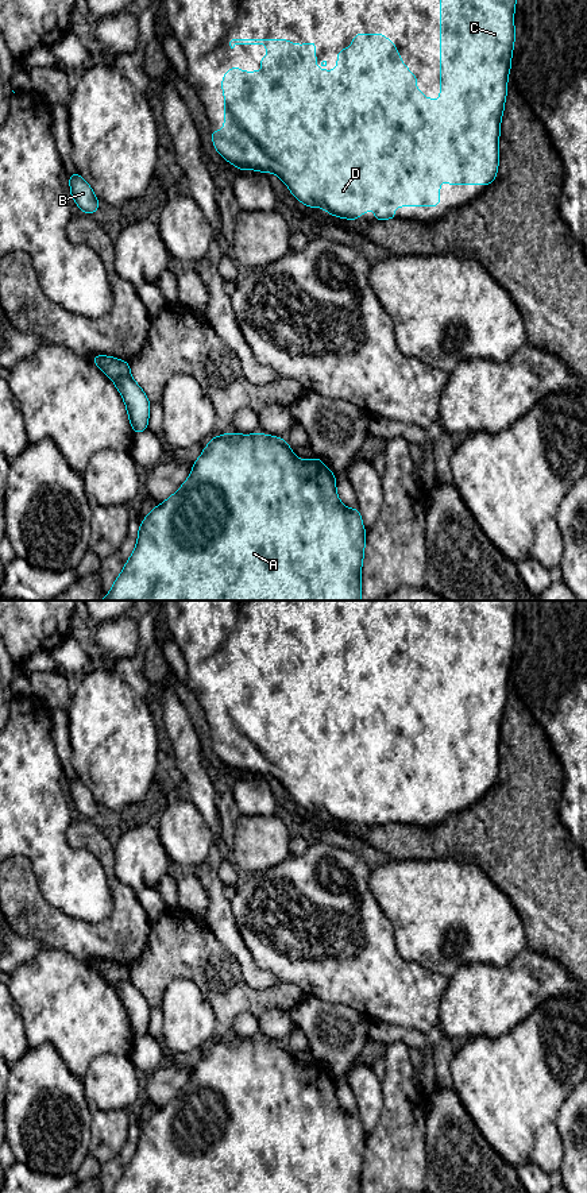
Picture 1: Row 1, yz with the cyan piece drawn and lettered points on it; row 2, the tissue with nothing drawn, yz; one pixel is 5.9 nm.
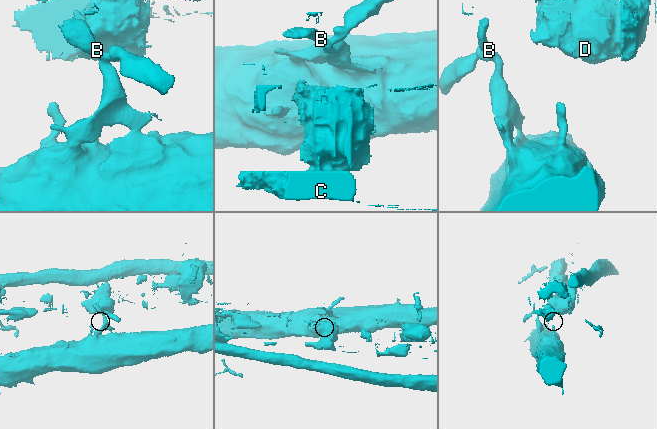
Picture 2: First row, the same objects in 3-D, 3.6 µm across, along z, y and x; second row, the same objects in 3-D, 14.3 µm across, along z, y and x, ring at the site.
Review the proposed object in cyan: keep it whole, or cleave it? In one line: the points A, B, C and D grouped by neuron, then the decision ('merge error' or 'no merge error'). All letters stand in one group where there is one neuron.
A / B C D; merge error

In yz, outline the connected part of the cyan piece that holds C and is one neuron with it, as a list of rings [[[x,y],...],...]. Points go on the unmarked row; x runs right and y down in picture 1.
[[[440,601],[440,706],[436,707],[433,703],[426,703],[414,688],[418,683],[402,668],[402,661],[397,657],[397,650],[391,648],[383,638],[355,638],[354,648],[347,655],[337,656],[337,671],[332,676],[318,676],[316,673],[316,645],[312,644],[309,649],[296,649],[293,644],[232,644],[229,646],[231,653],[236,649],[266,649],[267,663],[263,665],[258,661],[258,669],[266,671],[266,676],[242,676],[237,671],[231,672],[224,677],[224,686],[219,688],[224,694],[224,734],[211,736],[212,745],[217,757],[229,768],[235,769],[239,775],[258,775],[262,777],[275,777],[289,792],[291,799],[309,812],[320,811],[325,816],[348,825],[359,825],[359,821],[364,816],[375,815],[375,826],[397,823],[397,818],[393,815],[394,811],[439,811],[440,810],[440,785],[444,784],[448,789],[490,789],[498,776],[499,768],[499,737],[501,723],[505,713],[505,703],[507,699],[507,682],[511,672],[511,659],[515,644],[514,634],[514,613],[517,601]]]

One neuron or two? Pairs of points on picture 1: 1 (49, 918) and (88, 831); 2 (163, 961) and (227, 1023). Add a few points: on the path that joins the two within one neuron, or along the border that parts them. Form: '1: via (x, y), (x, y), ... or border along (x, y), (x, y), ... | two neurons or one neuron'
1: via (87, 931), (103, 931), (119, 915), (109, 869) | one neuron
2: via (185, 961), (189, 961), (226, 997), (226, 1002) | one neuron

